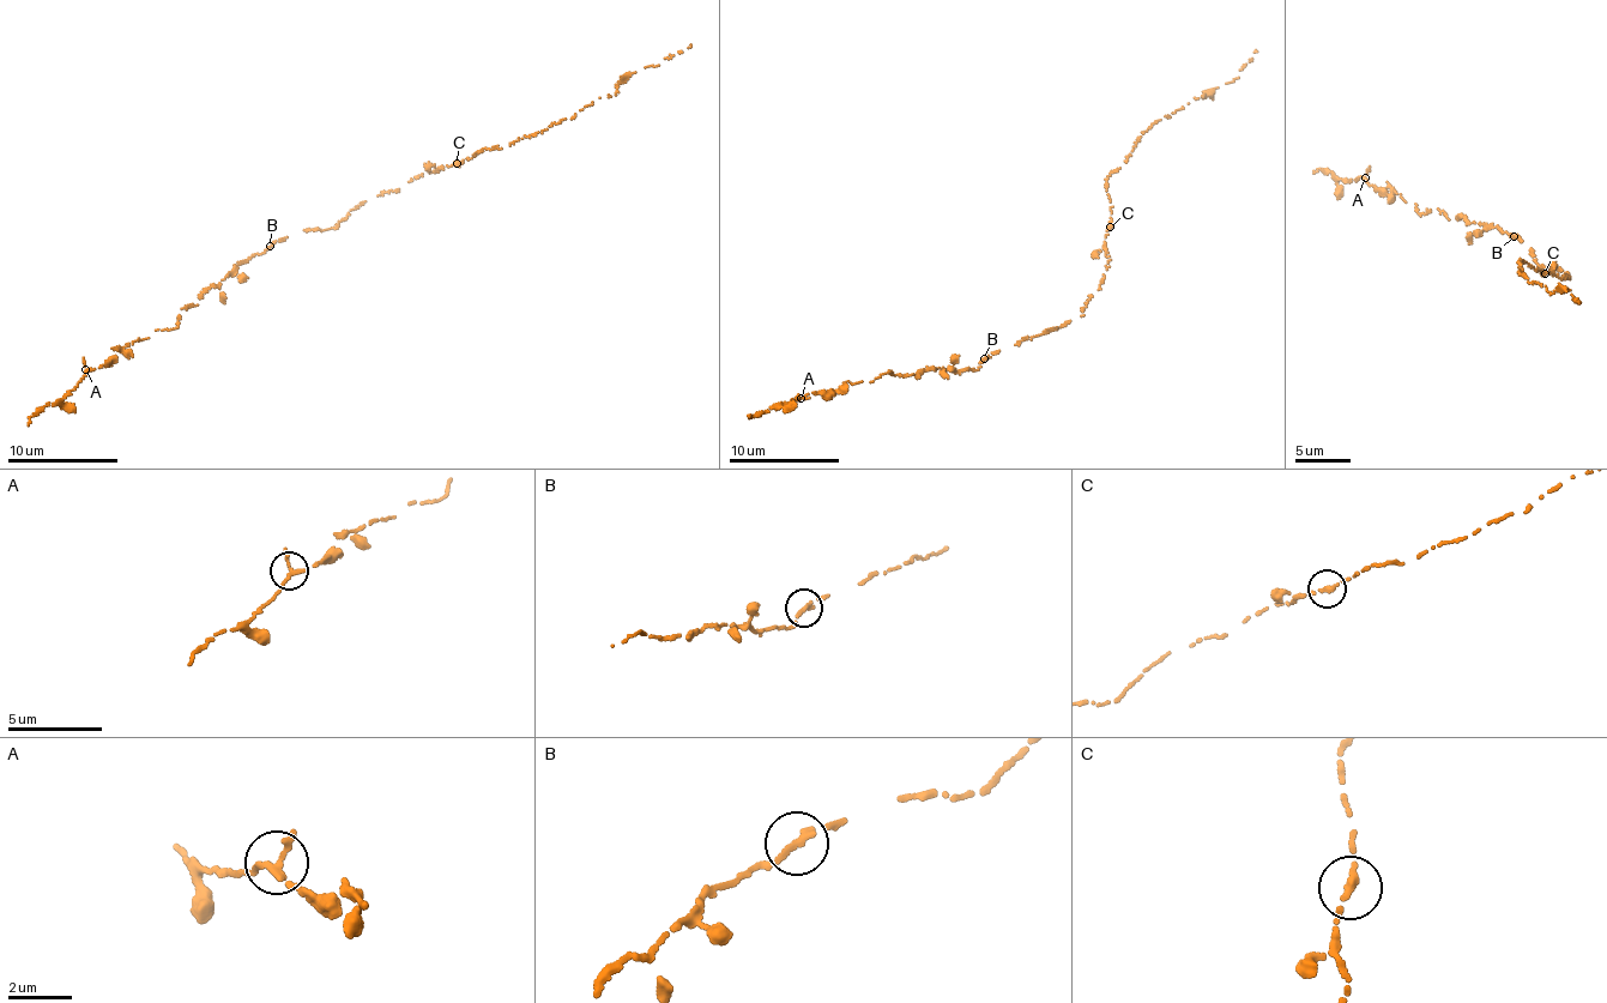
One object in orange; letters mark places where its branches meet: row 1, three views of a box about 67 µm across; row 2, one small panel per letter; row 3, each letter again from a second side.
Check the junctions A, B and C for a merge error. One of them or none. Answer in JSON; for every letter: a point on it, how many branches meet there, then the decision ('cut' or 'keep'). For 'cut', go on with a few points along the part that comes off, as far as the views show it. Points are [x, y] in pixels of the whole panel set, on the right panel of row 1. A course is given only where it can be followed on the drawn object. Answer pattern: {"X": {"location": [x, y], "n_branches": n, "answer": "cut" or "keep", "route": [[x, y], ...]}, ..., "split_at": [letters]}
{"A": {"location": [1365, 177], "n_branches": 2, "answer": "keep"}, "B": {"location": [1514, 236], "n_branches": 2, "answer": "keep"}, "C": {"location": [1545, 273], "n_branches": 2, "answer": "keep"}, "split_at": []}

